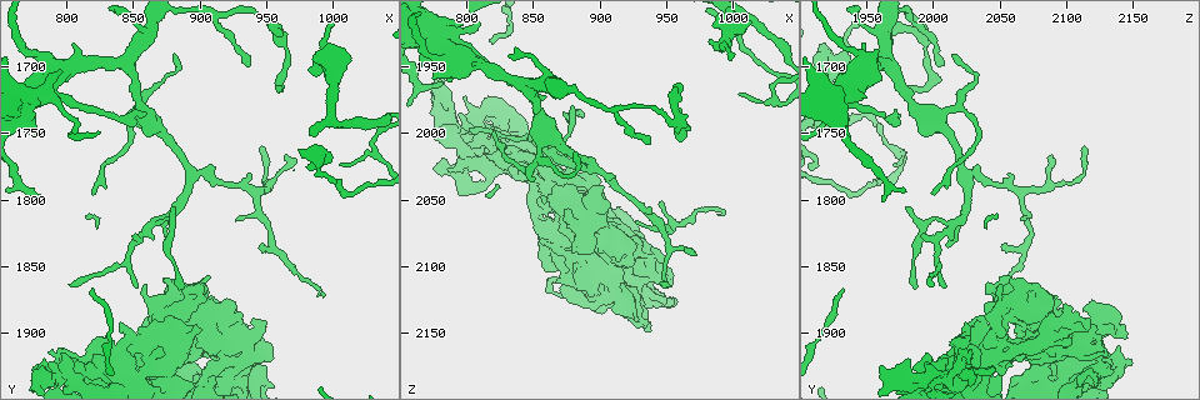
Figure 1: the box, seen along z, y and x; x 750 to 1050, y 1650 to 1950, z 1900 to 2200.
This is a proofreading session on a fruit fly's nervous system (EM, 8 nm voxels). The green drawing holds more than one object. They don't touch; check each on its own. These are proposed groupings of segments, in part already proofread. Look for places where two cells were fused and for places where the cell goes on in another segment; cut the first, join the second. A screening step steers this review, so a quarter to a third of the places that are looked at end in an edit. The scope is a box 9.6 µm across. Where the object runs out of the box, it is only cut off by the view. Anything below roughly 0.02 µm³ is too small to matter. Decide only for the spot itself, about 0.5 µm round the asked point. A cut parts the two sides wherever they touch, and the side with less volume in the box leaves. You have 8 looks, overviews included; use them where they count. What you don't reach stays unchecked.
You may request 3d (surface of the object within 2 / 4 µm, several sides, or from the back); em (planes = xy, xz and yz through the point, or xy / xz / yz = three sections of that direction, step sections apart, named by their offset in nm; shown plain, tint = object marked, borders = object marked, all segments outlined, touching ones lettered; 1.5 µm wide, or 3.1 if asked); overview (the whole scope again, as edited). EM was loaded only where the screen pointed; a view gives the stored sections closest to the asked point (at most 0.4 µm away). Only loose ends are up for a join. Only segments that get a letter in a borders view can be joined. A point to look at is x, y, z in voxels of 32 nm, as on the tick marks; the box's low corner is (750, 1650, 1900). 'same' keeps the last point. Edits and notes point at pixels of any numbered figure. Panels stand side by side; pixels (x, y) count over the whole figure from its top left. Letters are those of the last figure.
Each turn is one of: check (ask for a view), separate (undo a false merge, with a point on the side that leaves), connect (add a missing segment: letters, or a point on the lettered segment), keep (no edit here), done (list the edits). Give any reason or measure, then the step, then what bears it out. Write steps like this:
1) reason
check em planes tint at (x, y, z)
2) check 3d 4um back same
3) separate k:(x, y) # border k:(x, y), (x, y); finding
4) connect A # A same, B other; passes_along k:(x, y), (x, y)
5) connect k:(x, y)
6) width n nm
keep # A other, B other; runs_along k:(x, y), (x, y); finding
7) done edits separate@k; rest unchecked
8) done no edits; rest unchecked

an open end
check em xz step 4 borders at (984, 1708, 1934)

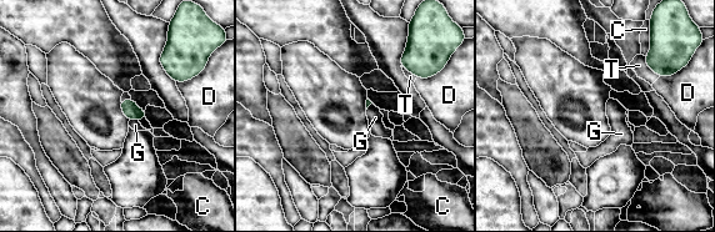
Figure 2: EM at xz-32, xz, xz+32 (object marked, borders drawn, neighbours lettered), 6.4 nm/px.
keep # C other, D other, G other, T other; border 2:(138, 120), (129, 121); no lettered segment goes on from it

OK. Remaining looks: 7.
thick end
check 3d 4um at (840, 1892, 2022)

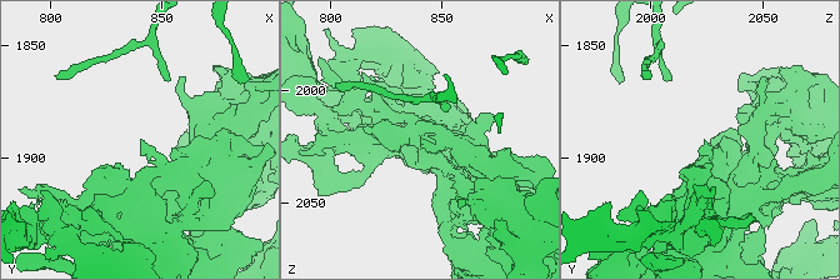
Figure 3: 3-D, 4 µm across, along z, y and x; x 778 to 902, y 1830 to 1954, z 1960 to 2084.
now the EM
check em planes plain at (842, 1893, 2024)

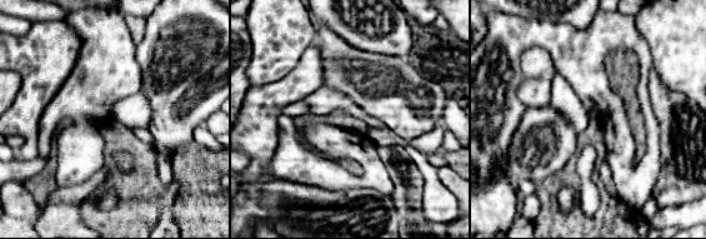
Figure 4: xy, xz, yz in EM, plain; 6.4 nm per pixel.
see the neighbours
check em planes borders same

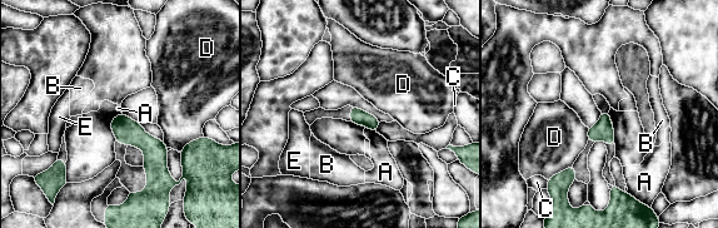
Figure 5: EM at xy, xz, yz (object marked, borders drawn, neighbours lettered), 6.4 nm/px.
keep # A other, B other, C other, D other, E other; border 5:(365, 127), (375, 132); none of them fits

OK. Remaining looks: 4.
branch stops here
check em planes plain at (784, 1914, 2028)

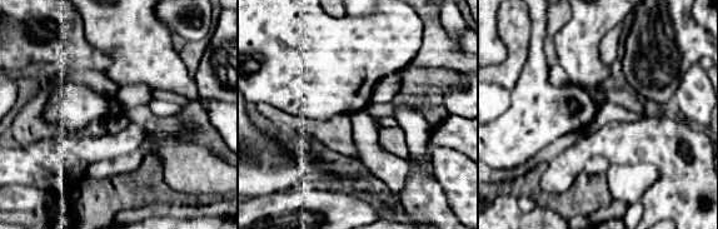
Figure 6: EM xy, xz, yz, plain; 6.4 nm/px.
what lies round it
check em planes borders same

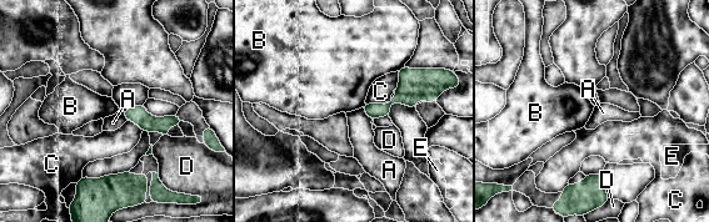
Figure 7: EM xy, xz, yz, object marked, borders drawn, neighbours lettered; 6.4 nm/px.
keep # A other, B other, C other, D other, E other; none of them fits

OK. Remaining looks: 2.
done no edits; rest unchecked

